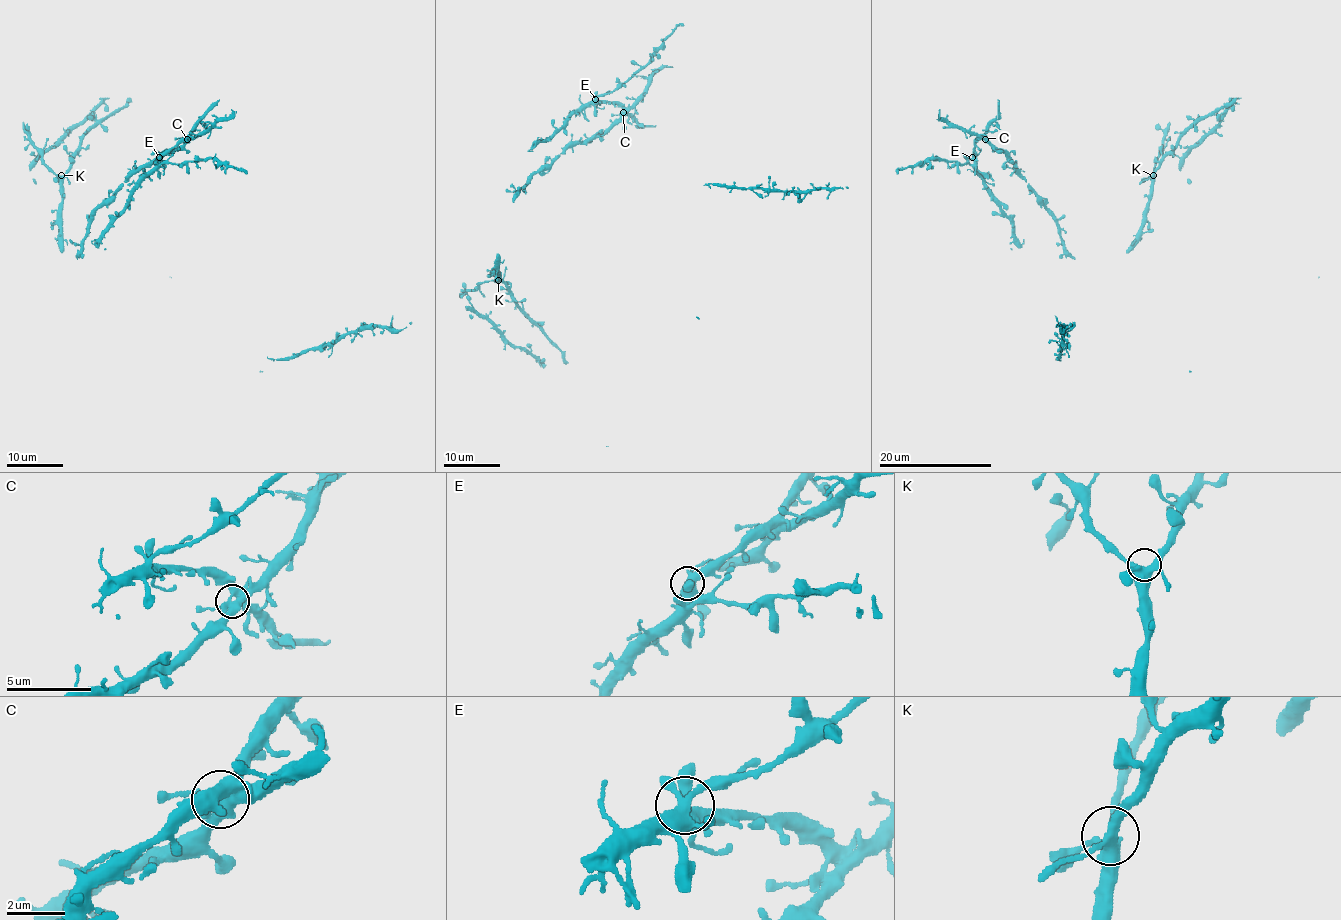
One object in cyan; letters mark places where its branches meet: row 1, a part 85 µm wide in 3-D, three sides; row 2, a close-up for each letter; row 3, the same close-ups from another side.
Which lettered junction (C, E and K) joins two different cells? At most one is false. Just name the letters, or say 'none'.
none

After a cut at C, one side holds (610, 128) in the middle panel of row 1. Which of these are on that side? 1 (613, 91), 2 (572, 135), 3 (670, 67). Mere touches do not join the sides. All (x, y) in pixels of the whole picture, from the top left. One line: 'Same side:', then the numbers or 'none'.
Same side: 2, 3

